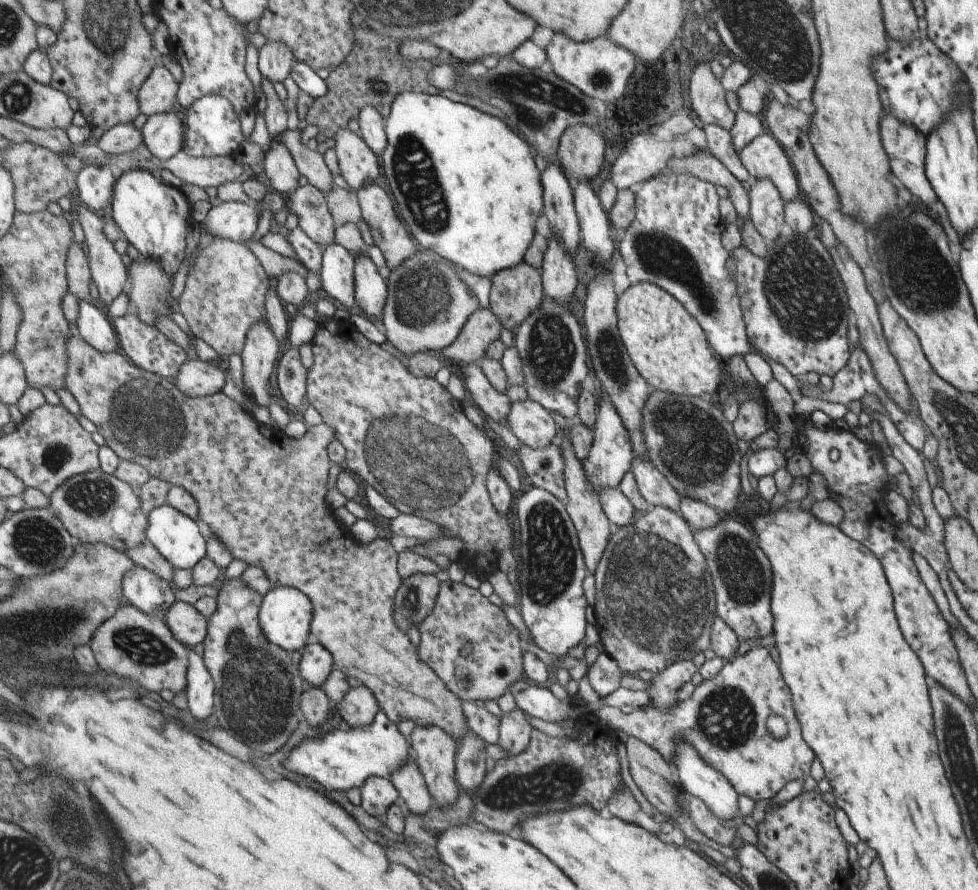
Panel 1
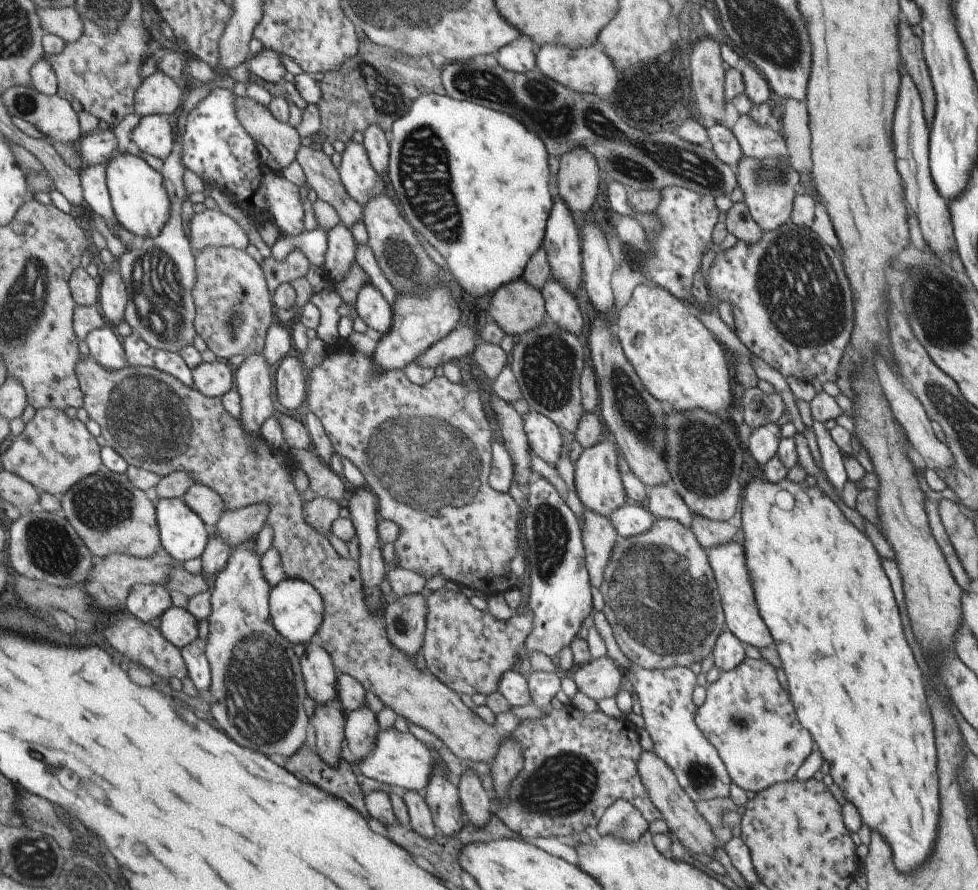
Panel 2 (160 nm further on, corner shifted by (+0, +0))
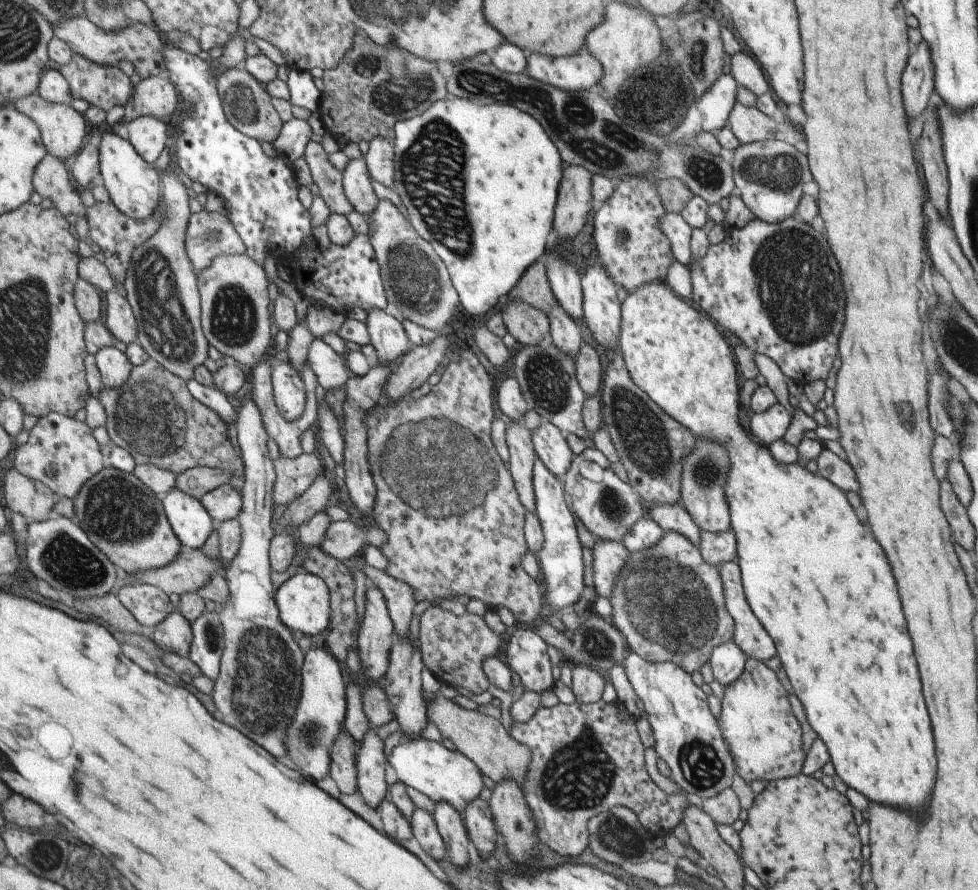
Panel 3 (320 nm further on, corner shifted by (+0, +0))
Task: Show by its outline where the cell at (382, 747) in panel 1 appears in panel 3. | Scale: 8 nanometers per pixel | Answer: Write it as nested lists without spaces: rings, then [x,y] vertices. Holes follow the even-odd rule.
[[[402,739],[387,761],[395,770],[397,780],[425,794],[436,803],[443,801],[452,806],[460,815],[466,806],[479,796],[483,783],[482,773],[474,762],[457,750],[448,750],[437,741]]]

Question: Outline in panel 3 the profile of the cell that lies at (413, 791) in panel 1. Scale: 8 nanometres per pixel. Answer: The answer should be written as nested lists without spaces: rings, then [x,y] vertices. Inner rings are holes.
[[[415,807],[408,821],[413,838],[419,842],[419,846],[427,856],[431,856],[435,861],[446,858],[442,838],[438,833],[433,817],[429,813]]]

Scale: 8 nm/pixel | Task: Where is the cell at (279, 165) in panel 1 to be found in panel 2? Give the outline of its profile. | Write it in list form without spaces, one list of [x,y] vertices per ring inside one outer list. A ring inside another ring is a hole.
[[[233,95],[233,110],[243,130],[253,141],[260,142],[267,149],[280,169],[291,163],[303,150],[306,140],[300,138],[288,123],[274,120],[268,108],[257,104],[249,96],[241,98]]]

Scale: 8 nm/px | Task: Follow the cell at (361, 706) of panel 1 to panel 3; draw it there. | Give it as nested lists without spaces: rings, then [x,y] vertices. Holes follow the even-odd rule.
[[[369,729],[357,747],[355,764],[357,769],[356,790],[369,806],[377,809],[382,803],[388,784],[383,779],[383,741]]]

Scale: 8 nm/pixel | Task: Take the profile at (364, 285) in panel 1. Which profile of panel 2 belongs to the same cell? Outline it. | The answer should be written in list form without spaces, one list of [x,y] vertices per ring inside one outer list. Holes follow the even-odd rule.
[[[365,282],[363,286],[359,286],[352,306],[357,311],[357,317],[361,318],[367,327],[379,334],[387,334],[391,326],[390,305],[373,284]]]

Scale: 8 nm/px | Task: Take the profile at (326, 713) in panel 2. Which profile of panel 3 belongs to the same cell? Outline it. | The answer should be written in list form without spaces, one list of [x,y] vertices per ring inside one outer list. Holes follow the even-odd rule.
[[[342,728],[342,732],[338,734],[330,748],[328,770],[328,775],[341,794],[353,794],[356,790],[356,752],[356,742]]]

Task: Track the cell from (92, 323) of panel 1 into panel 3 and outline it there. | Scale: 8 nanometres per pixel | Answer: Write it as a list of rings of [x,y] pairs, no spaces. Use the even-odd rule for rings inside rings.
[[[106,347],[98,352],[95,360],[105,388],[125,386],[129,382],[134,364],[121,350]]]

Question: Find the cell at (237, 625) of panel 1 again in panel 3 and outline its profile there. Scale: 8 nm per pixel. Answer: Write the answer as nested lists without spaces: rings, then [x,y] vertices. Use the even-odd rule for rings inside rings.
[[[249,392],[242,400],[239,412],[236,413],[233,429],[245,465],[245,484],[239,488],[242,503],[237,516],[241,534],[237,554],[229,562],[229,567],[225,572],[230,597],[224,605],[217,606],[224,632],[224,649],[221,653],[220,669],[211,697],[215,700],[217,710],[221,712],[221,720],[225,724],[241,730],[241,734],[245,734],[247,738],[253,738],[253,742],[257,742],[259,746],[265,746],[265,750],[269,750],[269,754],[273,754],[275,758],[281,758],[285,754],[281,738],[283,738],[287,724],[292,721],[300,699],[300,668],[304,656],[296,640],[291,636],[290,630],[280,621],[279,608],[276,606],[271,579],[271,562],[268,558],[268,546],[274,535],[272,528],[269,527],[269,522],[271,522],[271,511],[275,507],[272,488],[275,485],[276,473],[275,466],[265,447],[268,436],[264,430],[263,420],[259,408],[250,398]]]

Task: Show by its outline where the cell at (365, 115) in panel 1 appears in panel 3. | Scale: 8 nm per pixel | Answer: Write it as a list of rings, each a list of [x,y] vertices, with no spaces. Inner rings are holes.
[[[373,137],[363,156],[368,175],[390,189],[394,186],[393,152],[391,142],[383,137]]]

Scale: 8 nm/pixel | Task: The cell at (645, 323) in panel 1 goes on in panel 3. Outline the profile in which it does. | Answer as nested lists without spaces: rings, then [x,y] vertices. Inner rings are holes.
[[[653,281],[638,286],[631,291],[620,303],[620,331],[618,334],[619,352],[625,364],[625,369],[633,381],[667,416],[678,422],[692,435],[699,439],[707,439],[721,445],[728,454],[728,473],[724,482],[724,495],[730,514],[730,528],[734,532],[736,542],[736,558],[740,570],[740,583],[747,604],[761,626],[771,636],[777,656],[781,660],[781,666],[793,686],[795,696],[799,698],[809,726],[815,730],[815,734],[825,742],[827,752],[831,756],[830,761],[834,766],[834,774],[848,786],[865,794],[867,800],[907,808],[913,812],[921,812],[927,804],[927,798],[931,794],[933,776],[935,776],[935,756],[933,756],[933,738],[931,738],[931,726],[927,718],[927,710],[921,696],[919,686],[919,672],[915,666],[915,656],[911,652],[909,634],[905,628],[895,580],[891,576],[889,562],[881,550],[881,546],[873,540],[871,532],[865,530],[865,526],[857,520],[853,508],[849,502],[845,502],[845,493],[837,488],[832,482],[825,480],[816,473],[808,472],[801,464],[783,464],[774,461],[770,450],[766,445],[756,444],[754,439],[746,433],[737,421],[737,409],[739,406],[739,388],[741,379],[737,372],[736,362],[731,344],[725,343],[723,335],[715,328],[715,324],[706,315],[697,312],[693,306],[677,298],[672,290],[663,286],[659,281]]]

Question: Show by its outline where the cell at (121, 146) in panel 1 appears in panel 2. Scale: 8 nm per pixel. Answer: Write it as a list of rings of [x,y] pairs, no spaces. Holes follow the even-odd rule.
[[[111,128],[99,134],[83,135],[76,145],[82,159],[82,168],[97,166],[97,164],[108,165],[119,154],[117,148],[117,138]]]

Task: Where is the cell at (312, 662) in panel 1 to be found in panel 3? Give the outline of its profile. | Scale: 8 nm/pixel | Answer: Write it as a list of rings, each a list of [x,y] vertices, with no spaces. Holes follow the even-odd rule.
[[[311,648],[302,658],[300,668],[300,699],[292,721],[285,730],[287,758],[309,778],[321,780],[328,774],[330,748],[342,732],[346,711],[345,670],[323,648]]]

